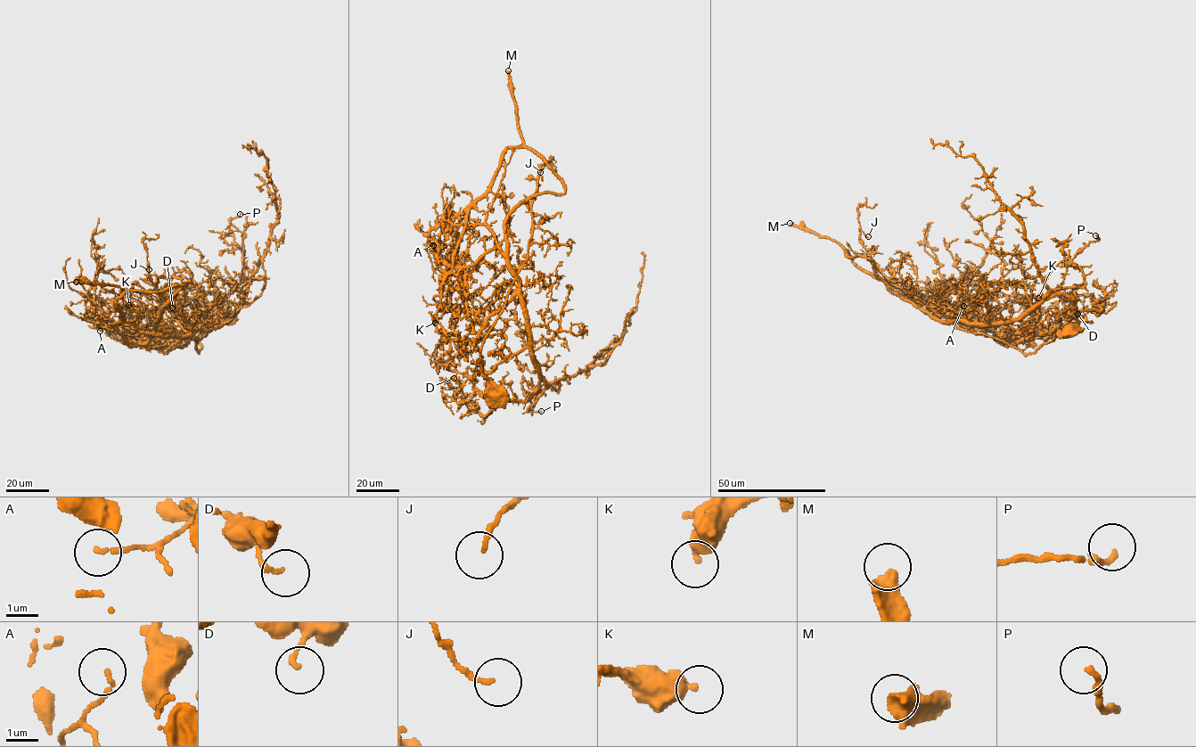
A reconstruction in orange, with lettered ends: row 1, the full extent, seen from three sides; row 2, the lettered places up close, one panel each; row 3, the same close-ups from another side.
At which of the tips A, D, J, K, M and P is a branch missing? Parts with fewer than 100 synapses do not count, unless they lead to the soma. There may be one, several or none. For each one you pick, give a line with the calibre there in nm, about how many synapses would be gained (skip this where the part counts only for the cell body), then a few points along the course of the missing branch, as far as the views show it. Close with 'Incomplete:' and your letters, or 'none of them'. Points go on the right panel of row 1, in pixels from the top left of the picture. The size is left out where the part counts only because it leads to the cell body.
M: 480 nm thick; about 1000 synapses
Incomplete: M

